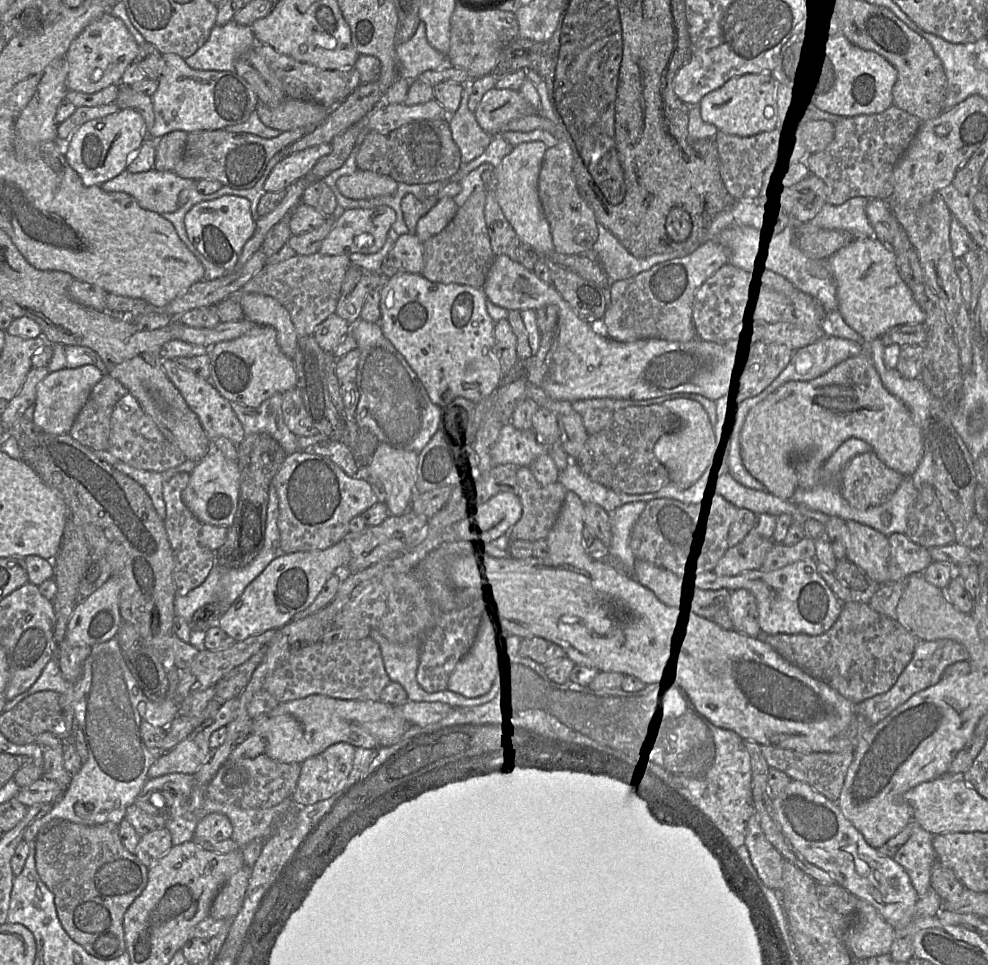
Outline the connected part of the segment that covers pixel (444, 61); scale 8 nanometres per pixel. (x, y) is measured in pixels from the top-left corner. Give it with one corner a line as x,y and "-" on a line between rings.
420,21
414,35
406,42
396,43
395,54
397,58
397,73
399,77
406,78
407,80
414,80
422,73
428,70
436,70
444,66
452,66
448,64
448,57
434,49
426,38
425,23

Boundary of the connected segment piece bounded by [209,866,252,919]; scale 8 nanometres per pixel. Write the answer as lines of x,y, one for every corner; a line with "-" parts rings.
244,866
231,875
214,897
209,916
215,919
234,919
242,908
251,868

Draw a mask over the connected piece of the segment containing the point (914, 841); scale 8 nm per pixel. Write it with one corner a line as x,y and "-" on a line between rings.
915,825
908,841
893,857
908,874
919,897
924,896
931,887
931,871
936,861
933,837
931,833

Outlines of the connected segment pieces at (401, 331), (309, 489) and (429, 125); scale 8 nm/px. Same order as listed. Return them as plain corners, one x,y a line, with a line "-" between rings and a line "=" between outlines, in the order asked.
404,273
387,279
380,295
380,325
384,336
405,357
439,409
455,398
479,403
501,385
502,371
494,351
494,322
487,312
487,297
482,289
435,283
422,274
=
312,450
288,455
272,478
279,498
278,528
285,554
329,548
350,532
352,518
377,503
375,488
364,477
350,477
328,457
=
444,118
419,119
411,121
388,133
370,131
360,146
356,158
356,164
358,170
371,171
380,175
386,175
398,183
412,185
447,180
456,175
462,165
462,162
461,152
453,140
448,119

